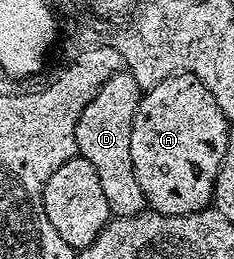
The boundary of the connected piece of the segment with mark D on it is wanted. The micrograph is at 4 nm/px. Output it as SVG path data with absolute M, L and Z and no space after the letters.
M117 80L107 87L82 125L82 158L100 172L104 192L108 196L108 208L112 208L119 223L138 221L151 213L148 200L144 200L144 188L140 188L132 156L136 124L143 105L144 95L138 91L134 81Z

